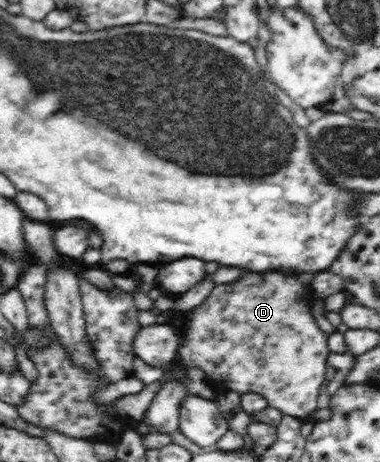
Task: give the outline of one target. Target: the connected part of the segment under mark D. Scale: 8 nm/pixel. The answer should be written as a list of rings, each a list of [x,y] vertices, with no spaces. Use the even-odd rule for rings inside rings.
[[[249,271],[244,276],[241,276],[241,280],[216,284],[210,290],[210,295],[187,314],[188,321],[178,352],[179,362],[189,369],[205,372],[211,383],[225,382],[225,388],[233,392],[255,392],[264,396],[271,407],[284,415],[300,421],[311,419],[318,410],[317,398],[325,382],[330,352],[327,347],[329,334],[319,329],[310,312],[313,291],[310,286],[301,284],[293,274]]]

